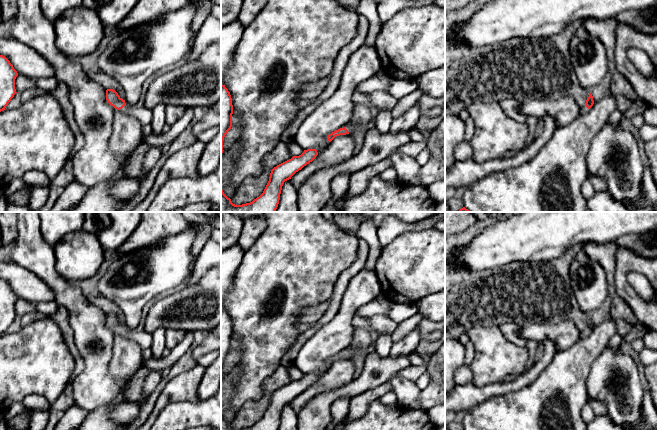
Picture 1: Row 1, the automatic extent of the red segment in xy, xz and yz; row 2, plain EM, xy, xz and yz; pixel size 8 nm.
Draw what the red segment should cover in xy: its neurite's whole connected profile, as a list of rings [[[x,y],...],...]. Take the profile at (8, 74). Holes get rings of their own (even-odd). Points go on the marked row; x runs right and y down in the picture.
[[[0,55],[0,112],[5,110],[8,103],[17,93],[15,79],[18,76],[10,61]]]

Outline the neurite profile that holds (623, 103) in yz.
[[[623,95],[615,96],[616,100],[616,109],[619,110],[622,114],[624,114],[631,106],[632,102]]]

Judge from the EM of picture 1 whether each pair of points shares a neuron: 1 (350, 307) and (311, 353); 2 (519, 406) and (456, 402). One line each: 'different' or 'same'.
1: same
2: different

